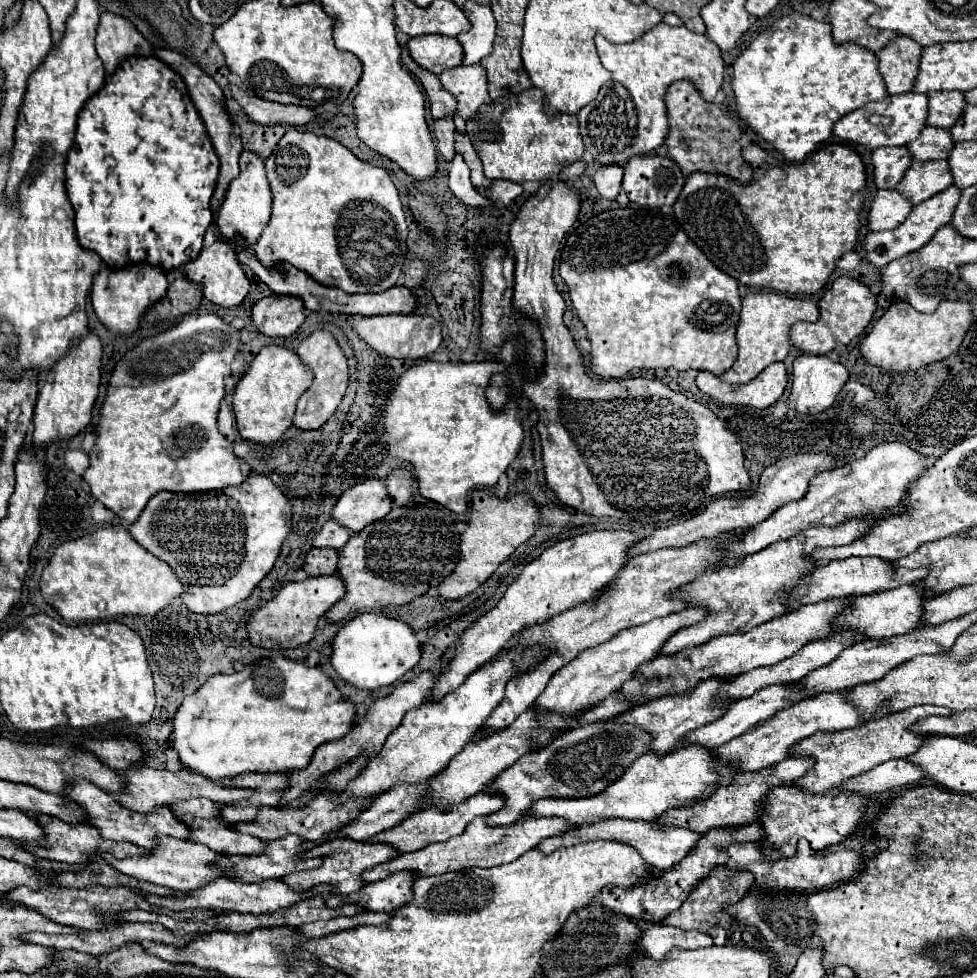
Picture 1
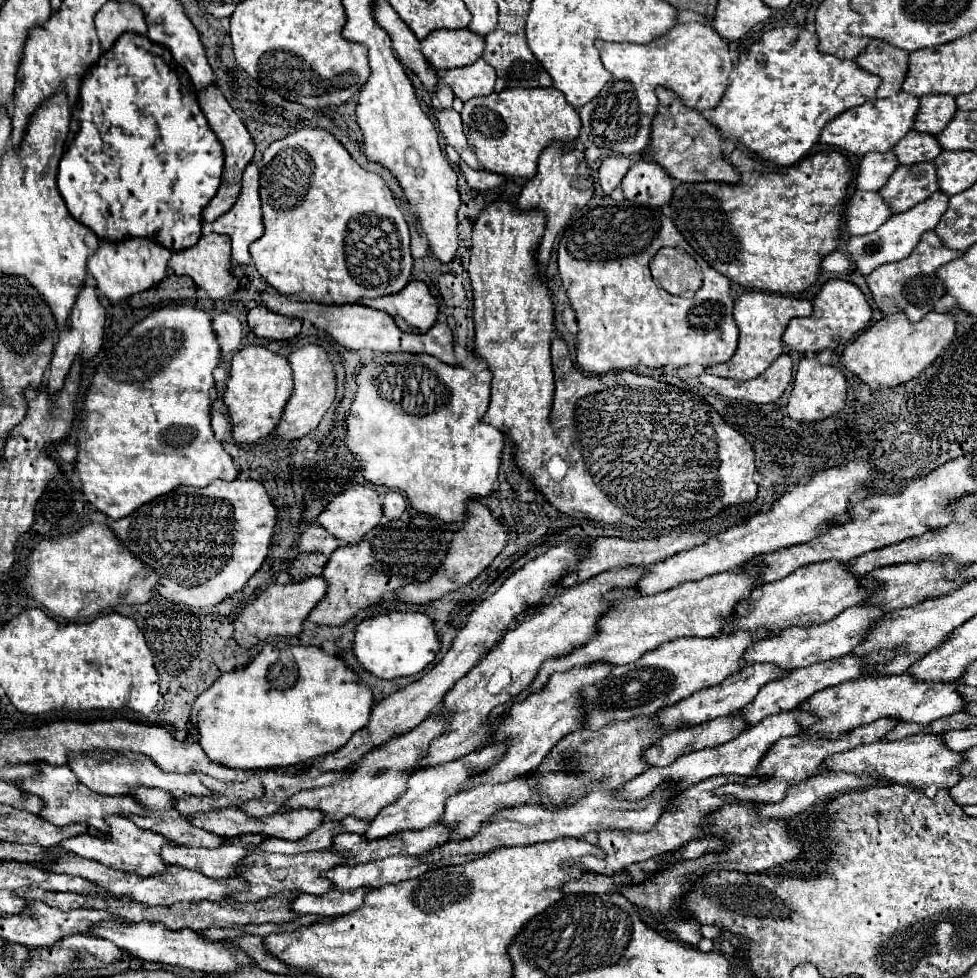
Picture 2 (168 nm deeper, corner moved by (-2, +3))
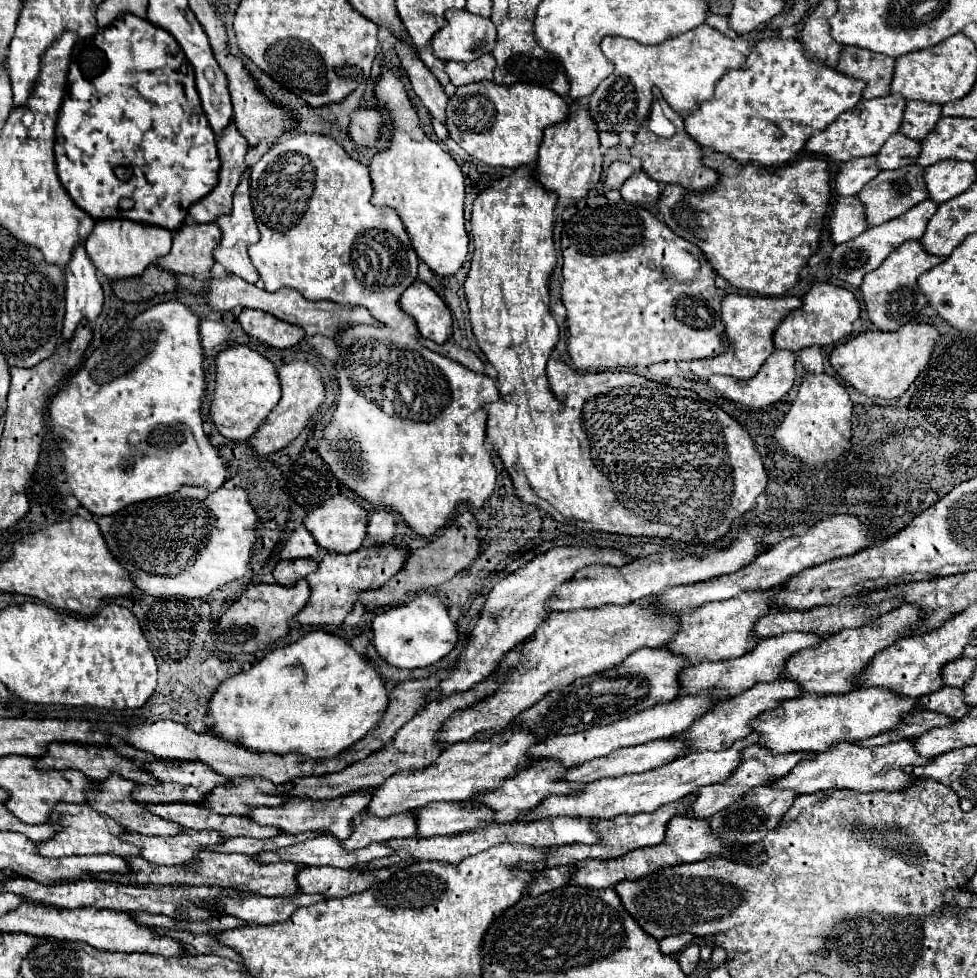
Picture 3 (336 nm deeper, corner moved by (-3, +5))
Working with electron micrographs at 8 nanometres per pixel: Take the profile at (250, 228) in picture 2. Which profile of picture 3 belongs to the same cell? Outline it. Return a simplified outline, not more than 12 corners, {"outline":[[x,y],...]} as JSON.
{"outline":[[249,170],[241,176],[215,262],[255,284],[247,246],[261,238],[251,206]]}

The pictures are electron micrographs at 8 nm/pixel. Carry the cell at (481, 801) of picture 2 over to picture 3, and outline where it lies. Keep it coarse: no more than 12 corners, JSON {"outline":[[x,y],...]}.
{"outline":[[479,802],[417,808],[419,836],[453,836],[493,822]]}

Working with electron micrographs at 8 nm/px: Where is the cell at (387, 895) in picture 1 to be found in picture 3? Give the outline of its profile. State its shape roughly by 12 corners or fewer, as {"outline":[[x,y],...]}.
{"outline":[[323,894],[223,898],[223,912],[253,924],[285,922]]}

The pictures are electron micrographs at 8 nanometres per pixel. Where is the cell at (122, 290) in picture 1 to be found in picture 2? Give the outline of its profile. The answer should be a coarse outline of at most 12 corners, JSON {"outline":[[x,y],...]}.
{"outline":[[100,240],[88,272],[112,302],[156,286],[170,250]]}

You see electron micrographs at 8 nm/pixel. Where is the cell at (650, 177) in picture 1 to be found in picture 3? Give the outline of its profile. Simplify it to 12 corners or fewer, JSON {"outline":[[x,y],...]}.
{"outline":[[643,170],[619,190],[633,204],[655,204],[661,184]]}

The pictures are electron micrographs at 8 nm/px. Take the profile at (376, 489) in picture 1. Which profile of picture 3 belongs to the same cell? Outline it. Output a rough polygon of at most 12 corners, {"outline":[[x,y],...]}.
{"outline":[[337,494],[303,524],[323,550],[363,546],[369,512]]}

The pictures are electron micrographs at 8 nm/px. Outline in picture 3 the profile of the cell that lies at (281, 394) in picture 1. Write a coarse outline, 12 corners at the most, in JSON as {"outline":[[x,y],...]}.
{"outline":[[249,346],[215,362],[211,418],[247,442],[281,398],[277,366]]}

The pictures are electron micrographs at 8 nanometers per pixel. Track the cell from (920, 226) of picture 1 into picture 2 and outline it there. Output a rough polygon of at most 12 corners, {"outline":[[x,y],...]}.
{"outline":[[942,192],[848,240],[848,260],[868,276],[906,258],[946,212]]}

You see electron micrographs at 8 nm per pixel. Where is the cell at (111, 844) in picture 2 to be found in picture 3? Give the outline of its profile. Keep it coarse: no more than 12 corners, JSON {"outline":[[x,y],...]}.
{"outline":[[57,806],[61,832],[39,844],[49,858],[139,856],[127,830],[91,806]]}

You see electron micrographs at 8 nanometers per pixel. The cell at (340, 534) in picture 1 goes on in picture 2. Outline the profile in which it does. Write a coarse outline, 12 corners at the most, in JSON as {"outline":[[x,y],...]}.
{"outline":[[318,524],[304,530],[300,552],[330,556],[340,546]]}

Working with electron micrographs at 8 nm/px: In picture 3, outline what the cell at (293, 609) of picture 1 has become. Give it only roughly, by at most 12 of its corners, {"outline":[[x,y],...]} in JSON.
{"outline":[[307,580],[249,586],[217,622],[227,654],[263,650],[307,604]]}

